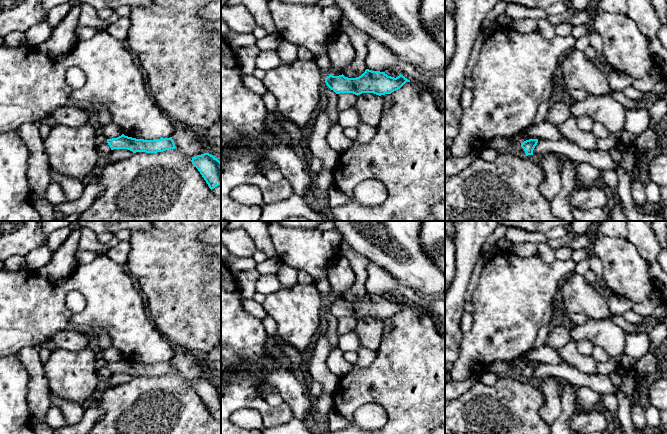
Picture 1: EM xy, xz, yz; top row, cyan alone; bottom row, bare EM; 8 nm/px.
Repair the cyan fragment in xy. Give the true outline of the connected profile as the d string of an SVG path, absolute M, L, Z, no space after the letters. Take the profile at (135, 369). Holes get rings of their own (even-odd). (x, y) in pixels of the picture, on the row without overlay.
M122 358L117 362L107 363L107 367L110 370L111 374L128 373L133 377L157 377L176 372L172 361L154 364L144 364L128 361Z

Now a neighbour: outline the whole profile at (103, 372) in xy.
M101 363L99 364L98 366L98 369L97 369L97 375L98 375L98 378L104 382L106 379L108 379L112 374L110 372L110 370L108 369L107 367L107 364L106 363Z

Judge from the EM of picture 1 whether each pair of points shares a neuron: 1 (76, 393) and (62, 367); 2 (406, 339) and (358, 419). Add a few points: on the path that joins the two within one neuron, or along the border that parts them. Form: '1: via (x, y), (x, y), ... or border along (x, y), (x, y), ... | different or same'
1: via (76, 387), (76, 381), (68, 373) | same
2: border along (387, 413), (365, 403), (352, 422) | different

